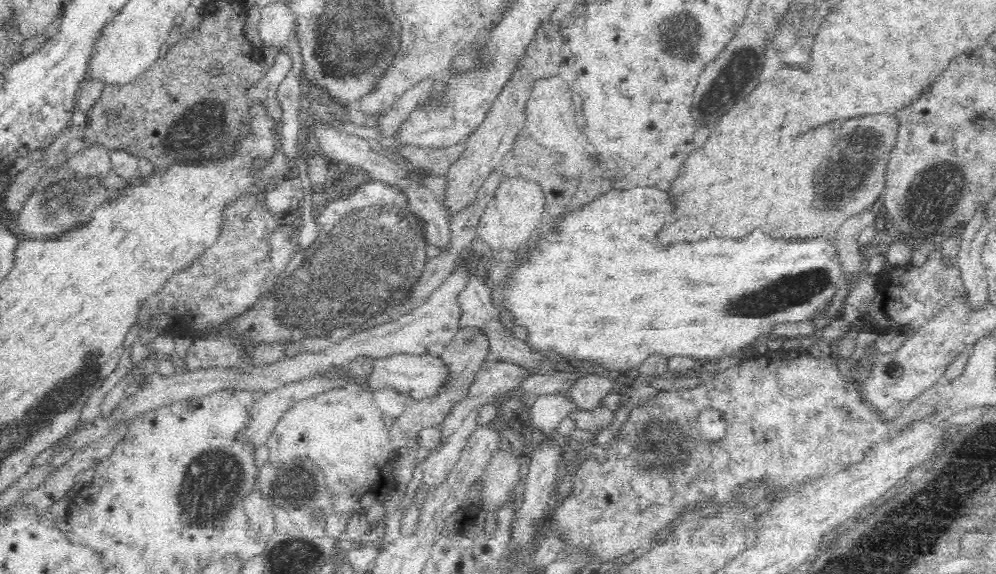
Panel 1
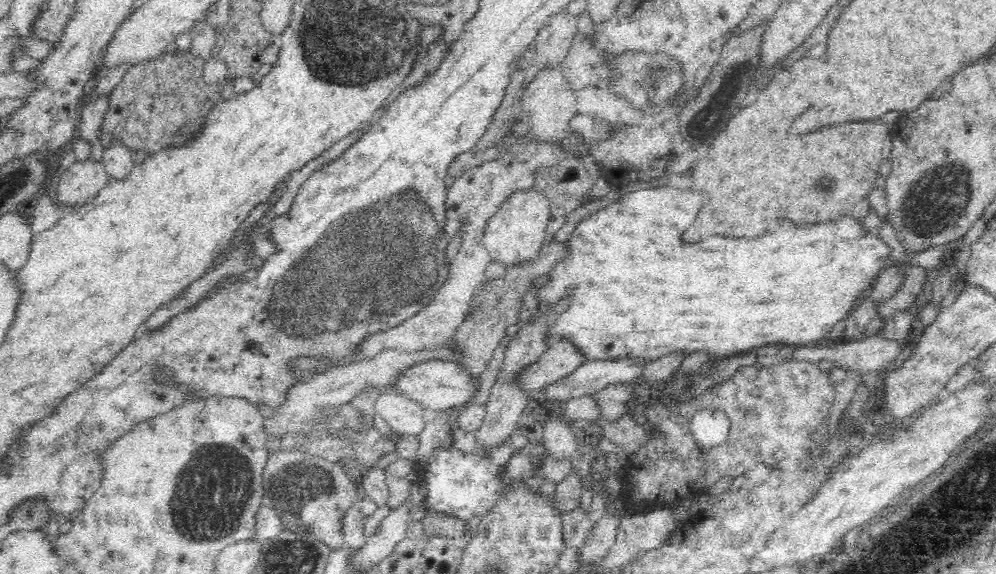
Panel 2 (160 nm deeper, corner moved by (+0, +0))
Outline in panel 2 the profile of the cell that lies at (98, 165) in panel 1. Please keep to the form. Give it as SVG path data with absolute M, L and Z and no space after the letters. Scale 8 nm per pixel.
M77 160L58 175L54 201L69 207L82 207L97 198L109 184L110 176L100 160Z

